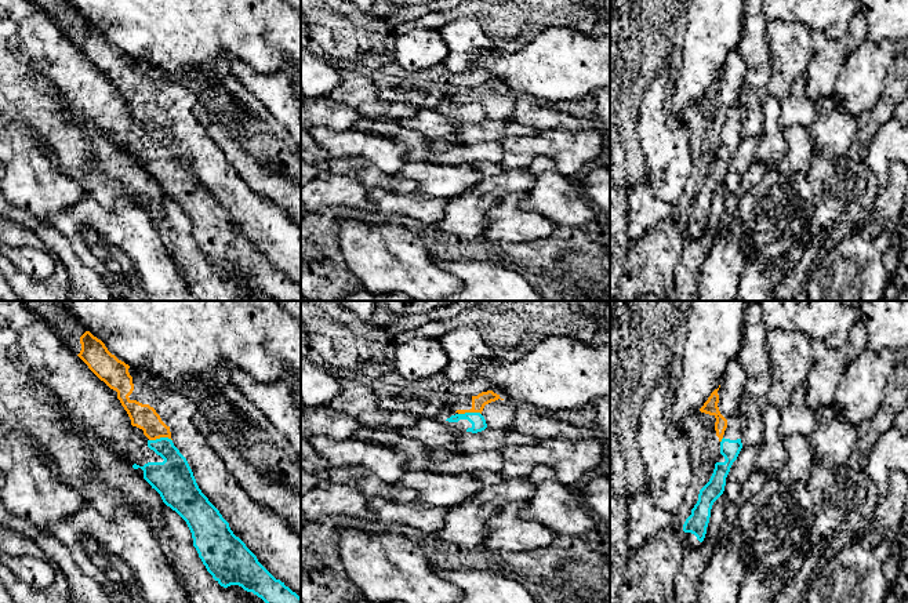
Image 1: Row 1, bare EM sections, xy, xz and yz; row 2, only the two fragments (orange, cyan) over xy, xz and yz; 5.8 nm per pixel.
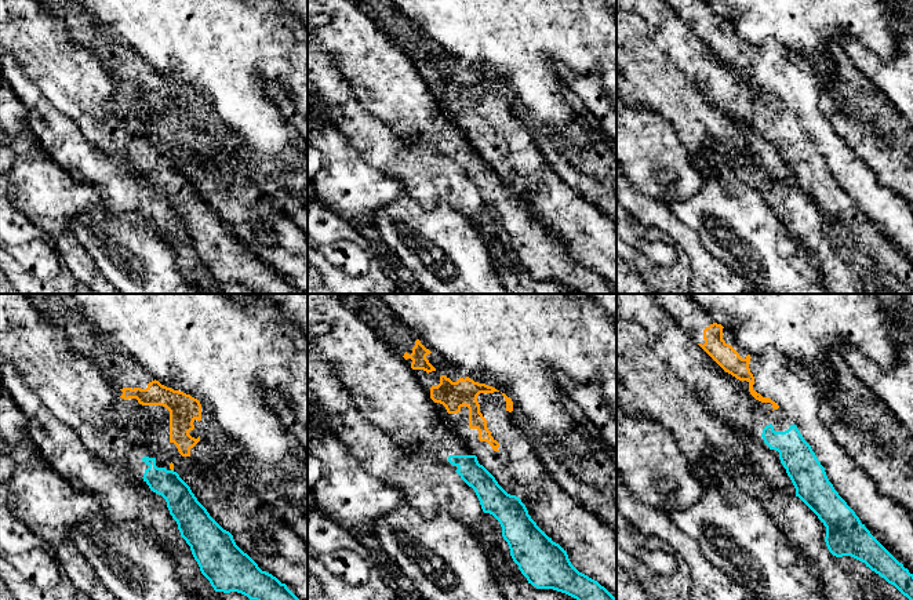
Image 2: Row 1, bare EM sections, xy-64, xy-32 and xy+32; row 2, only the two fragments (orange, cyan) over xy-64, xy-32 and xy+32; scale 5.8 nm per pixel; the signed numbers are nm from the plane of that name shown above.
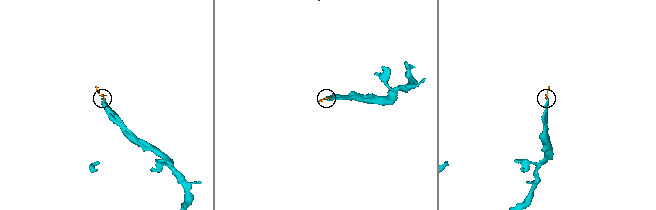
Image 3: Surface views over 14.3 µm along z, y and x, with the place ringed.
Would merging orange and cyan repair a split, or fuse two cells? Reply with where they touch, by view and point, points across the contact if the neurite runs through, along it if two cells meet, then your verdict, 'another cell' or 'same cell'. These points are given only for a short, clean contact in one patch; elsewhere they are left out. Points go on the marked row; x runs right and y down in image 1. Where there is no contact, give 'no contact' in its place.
meets orange in xy at (160, 436); border along xy (171, 439), (156, 438), (149, 440); another cell

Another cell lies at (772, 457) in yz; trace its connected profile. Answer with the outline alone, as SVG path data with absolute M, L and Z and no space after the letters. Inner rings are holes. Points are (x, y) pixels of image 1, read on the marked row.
M773 406L762 407L763 417L763 442L755 459L755 471L763 472L769 479L777 477L787 461L782 446L781 415Z

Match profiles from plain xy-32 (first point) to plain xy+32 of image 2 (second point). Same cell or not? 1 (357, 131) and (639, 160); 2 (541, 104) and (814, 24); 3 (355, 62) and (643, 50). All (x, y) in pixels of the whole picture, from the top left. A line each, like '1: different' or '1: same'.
1: different
2: same
3: different

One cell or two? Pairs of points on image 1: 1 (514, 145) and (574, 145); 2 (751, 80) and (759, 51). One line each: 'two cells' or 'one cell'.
1: one cell
2: two cells

